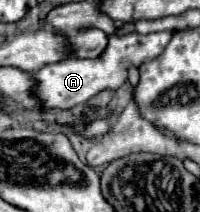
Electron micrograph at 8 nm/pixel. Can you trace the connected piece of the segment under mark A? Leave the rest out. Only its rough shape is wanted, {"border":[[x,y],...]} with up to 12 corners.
{"border":[[172,32],[108,34],[94,60],[34,72],[46,108],[118,90],[132,66],[158,58]]}

